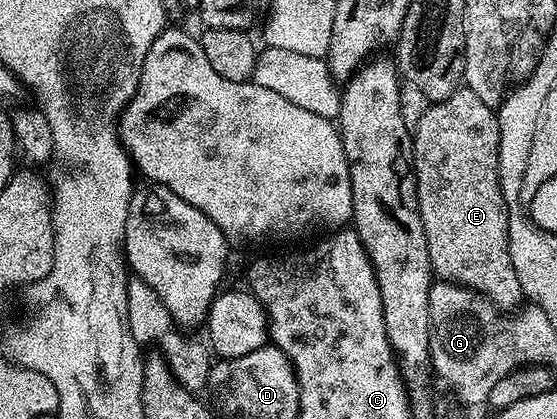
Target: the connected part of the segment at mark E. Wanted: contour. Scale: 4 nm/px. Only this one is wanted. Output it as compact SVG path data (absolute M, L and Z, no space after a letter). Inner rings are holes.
M462 85L452 93L452 97L431 103L424 117L420 117L420 121L413 127L412 134L418 208L424 221L424 237L428 241L428 257L433 274L439 280L473 289L499 309L517 308L524 296L516 277L516 269L512 269L508 209L498 176L500 129L495 108L480 101L480 97L476 97L470 87Z

